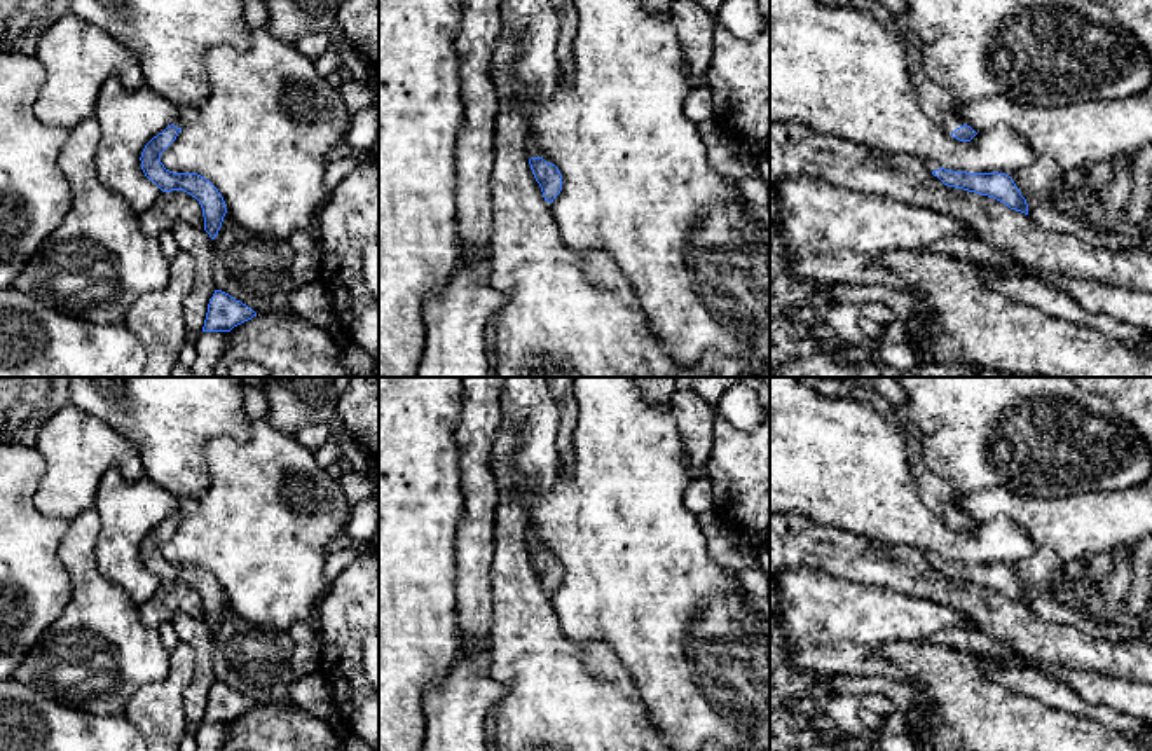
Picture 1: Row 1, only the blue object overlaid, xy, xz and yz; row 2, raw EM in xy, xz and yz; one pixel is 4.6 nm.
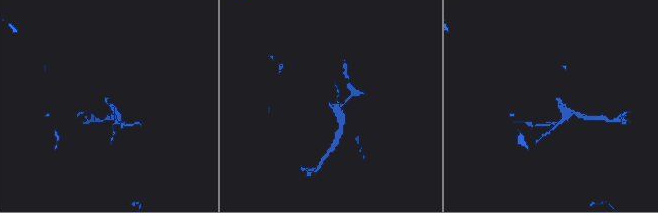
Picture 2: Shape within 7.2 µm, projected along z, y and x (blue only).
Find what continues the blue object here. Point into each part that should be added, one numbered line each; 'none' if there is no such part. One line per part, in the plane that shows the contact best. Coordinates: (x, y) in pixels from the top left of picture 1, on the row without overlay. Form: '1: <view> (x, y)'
1: xz (533, 540)

